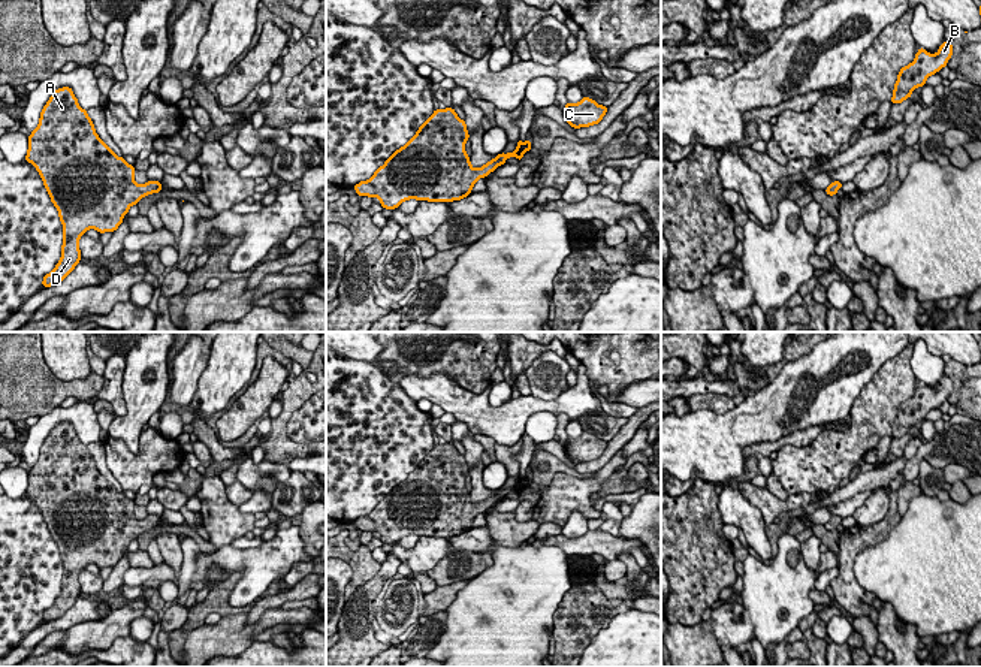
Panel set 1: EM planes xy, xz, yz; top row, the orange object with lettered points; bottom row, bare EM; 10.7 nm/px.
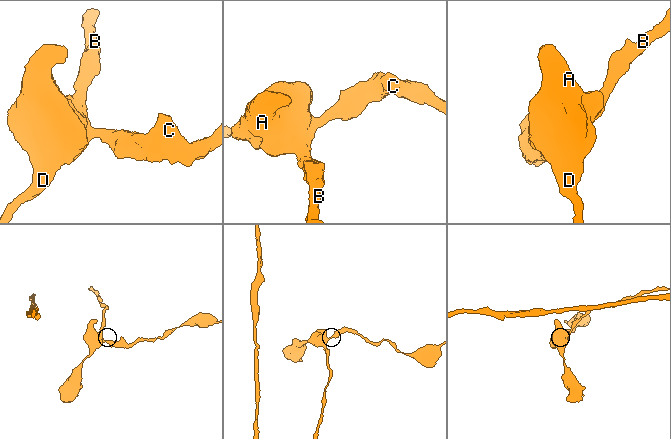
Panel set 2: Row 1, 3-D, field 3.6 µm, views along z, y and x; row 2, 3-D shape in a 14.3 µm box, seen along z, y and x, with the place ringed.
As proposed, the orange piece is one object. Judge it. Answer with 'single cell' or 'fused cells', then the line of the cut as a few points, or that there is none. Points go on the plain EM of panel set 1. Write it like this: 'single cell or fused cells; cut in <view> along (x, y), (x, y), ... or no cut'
single cell; no cut

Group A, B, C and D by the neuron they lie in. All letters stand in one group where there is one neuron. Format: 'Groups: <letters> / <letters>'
Groups: A B C D

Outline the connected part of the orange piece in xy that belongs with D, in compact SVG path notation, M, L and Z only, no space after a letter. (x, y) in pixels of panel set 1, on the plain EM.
M70 422L55 425L43 441L25 497L39 507L63 559L61 592L43 622L61 618L81 597L79 573L88 564L117 565L132 540L163 523L160 516L135 517L135 501L99 473Z

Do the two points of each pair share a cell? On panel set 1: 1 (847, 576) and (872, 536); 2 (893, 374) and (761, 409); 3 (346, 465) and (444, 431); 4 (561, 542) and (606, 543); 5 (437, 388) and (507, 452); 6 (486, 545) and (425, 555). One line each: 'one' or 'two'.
1: one
2: two
3: two
4: one
5: two
6: one

